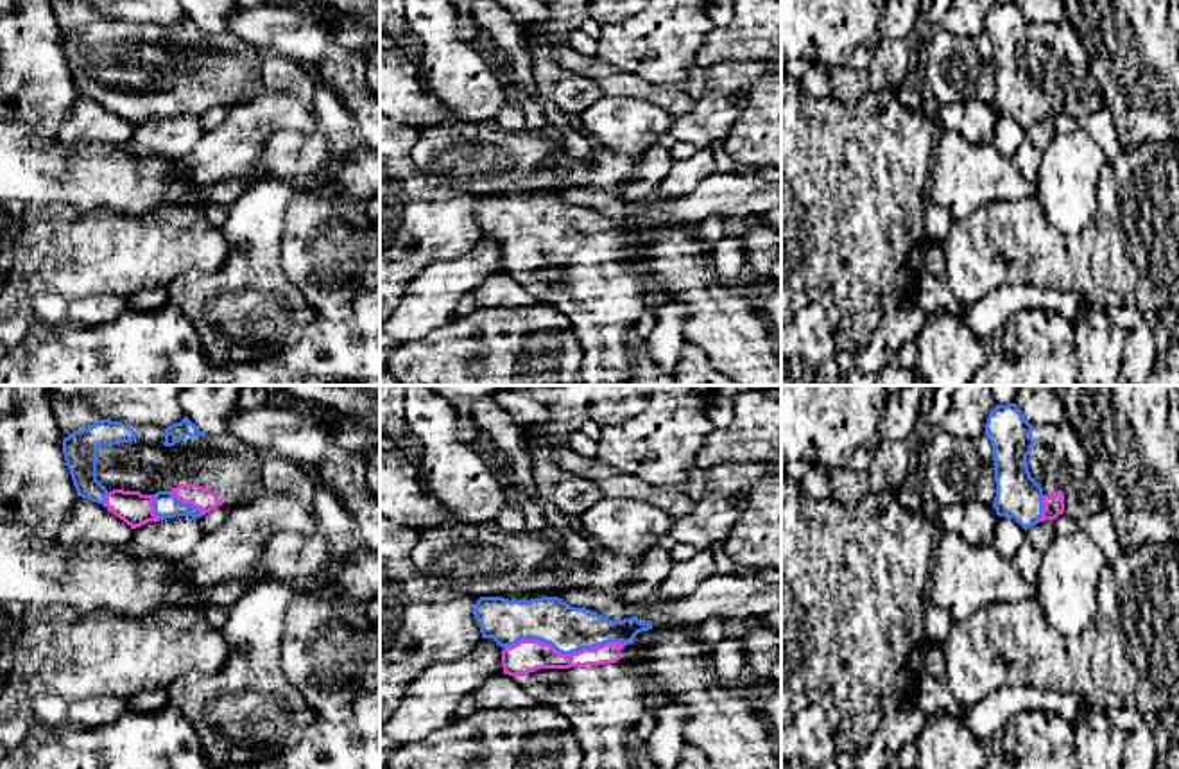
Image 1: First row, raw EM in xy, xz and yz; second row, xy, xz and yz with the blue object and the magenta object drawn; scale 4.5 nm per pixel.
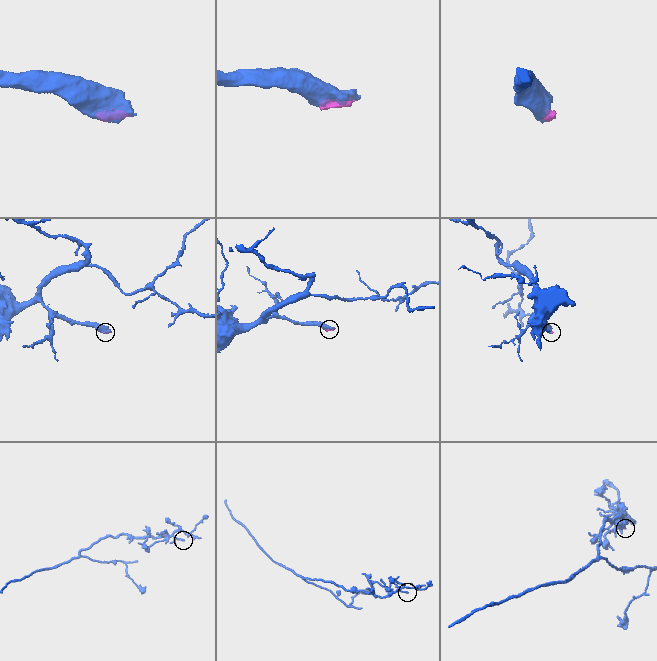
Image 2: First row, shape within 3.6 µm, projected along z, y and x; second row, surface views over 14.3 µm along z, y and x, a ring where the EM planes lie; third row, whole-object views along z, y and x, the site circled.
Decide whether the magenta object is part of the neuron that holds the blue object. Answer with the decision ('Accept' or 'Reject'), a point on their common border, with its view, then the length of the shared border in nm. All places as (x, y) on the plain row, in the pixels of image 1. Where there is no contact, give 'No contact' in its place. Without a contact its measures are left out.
Accept. Touches blue at xz (563, 251). Shared border 550 nm

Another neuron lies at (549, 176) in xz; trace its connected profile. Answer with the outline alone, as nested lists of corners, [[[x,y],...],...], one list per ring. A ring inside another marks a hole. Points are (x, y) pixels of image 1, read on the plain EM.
[[[548,158],[525,185],[509,190],[503,197],[530,199],[550,195],[550,190],[566,179],[568,172],[555,160]]]

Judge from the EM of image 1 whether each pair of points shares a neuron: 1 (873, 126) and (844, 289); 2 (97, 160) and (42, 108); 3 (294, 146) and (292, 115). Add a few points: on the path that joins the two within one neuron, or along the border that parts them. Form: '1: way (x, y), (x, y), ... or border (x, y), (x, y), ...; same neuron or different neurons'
1: way (857, 167), (857, 248); same neuron
2: border (18, 120), (36, 133), (58, 138); different neurons
3: border (316, 128), (305, 133), (278, 129), (258, 155); different neurons

